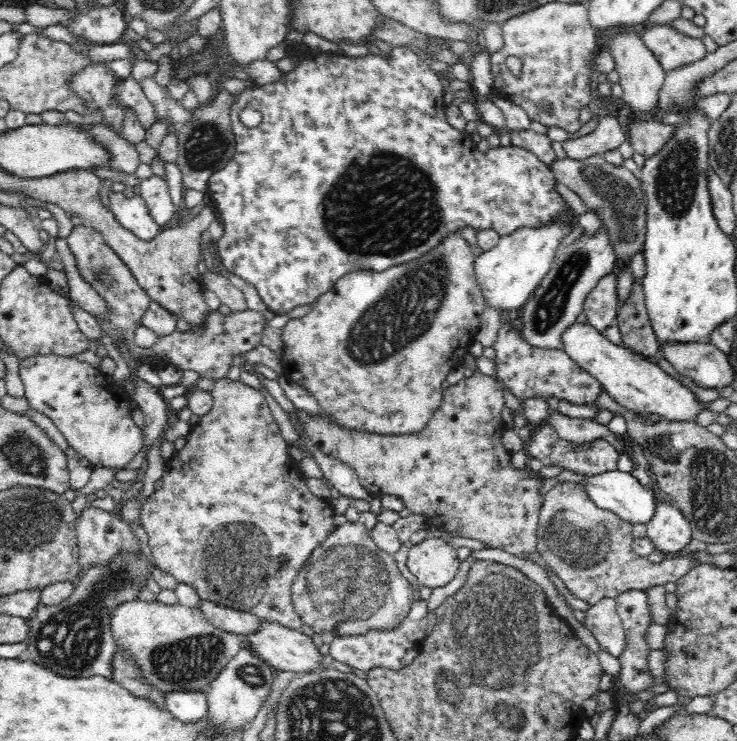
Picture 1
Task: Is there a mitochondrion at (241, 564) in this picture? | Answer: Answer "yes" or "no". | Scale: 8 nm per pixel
yes

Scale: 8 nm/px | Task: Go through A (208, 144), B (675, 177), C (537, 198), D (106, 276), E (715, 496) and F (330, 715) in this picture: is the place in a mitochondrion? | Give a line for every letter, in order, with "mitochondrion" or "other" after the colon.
A: mitochondrion
B: mitochondrion
C: other
D: mitochondrion
E: mitochondrion
F: mitochondrion

